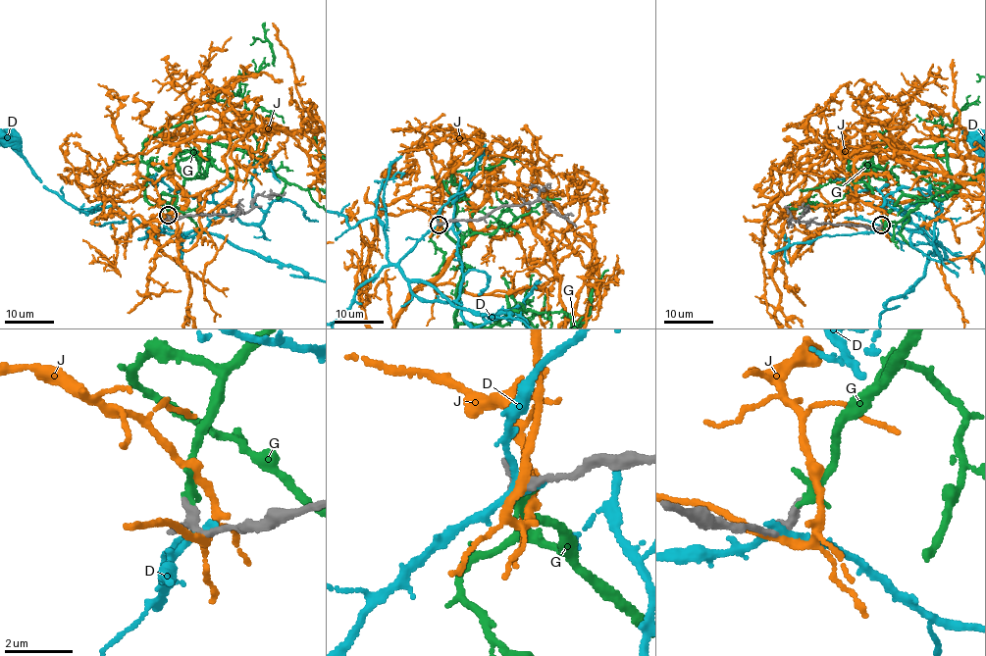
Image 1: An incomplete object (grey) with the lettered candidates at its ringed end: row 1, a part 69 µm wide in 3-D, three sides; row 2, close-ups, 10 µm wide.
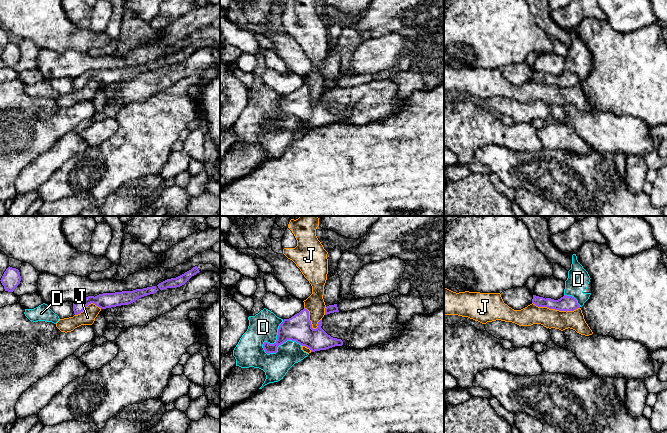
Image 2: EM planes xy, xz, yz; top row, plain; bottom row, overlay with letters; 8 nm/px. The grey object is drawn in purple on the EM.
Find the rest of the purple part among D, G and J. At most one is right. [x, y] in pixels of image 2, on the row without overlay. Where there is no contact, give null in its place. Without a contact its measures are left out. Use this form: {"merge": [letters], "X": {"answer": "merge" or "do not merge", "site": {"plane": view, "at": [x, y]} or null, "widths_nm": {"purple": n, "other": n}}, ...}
{"merge": ["G"], "D": {"answer": "do not merge", "site": {"plane": "xz", "at": [279, 120]}, "widths_nm": {"purple": 220, "other": 240}}, "G": {"answer": "merge", "site": null}, "J": {"answer": "do not merge", "site": {"plane": "yz", "at": [556, 85]}, "widths_nm": {"purple": 130, "other": 160}}}

